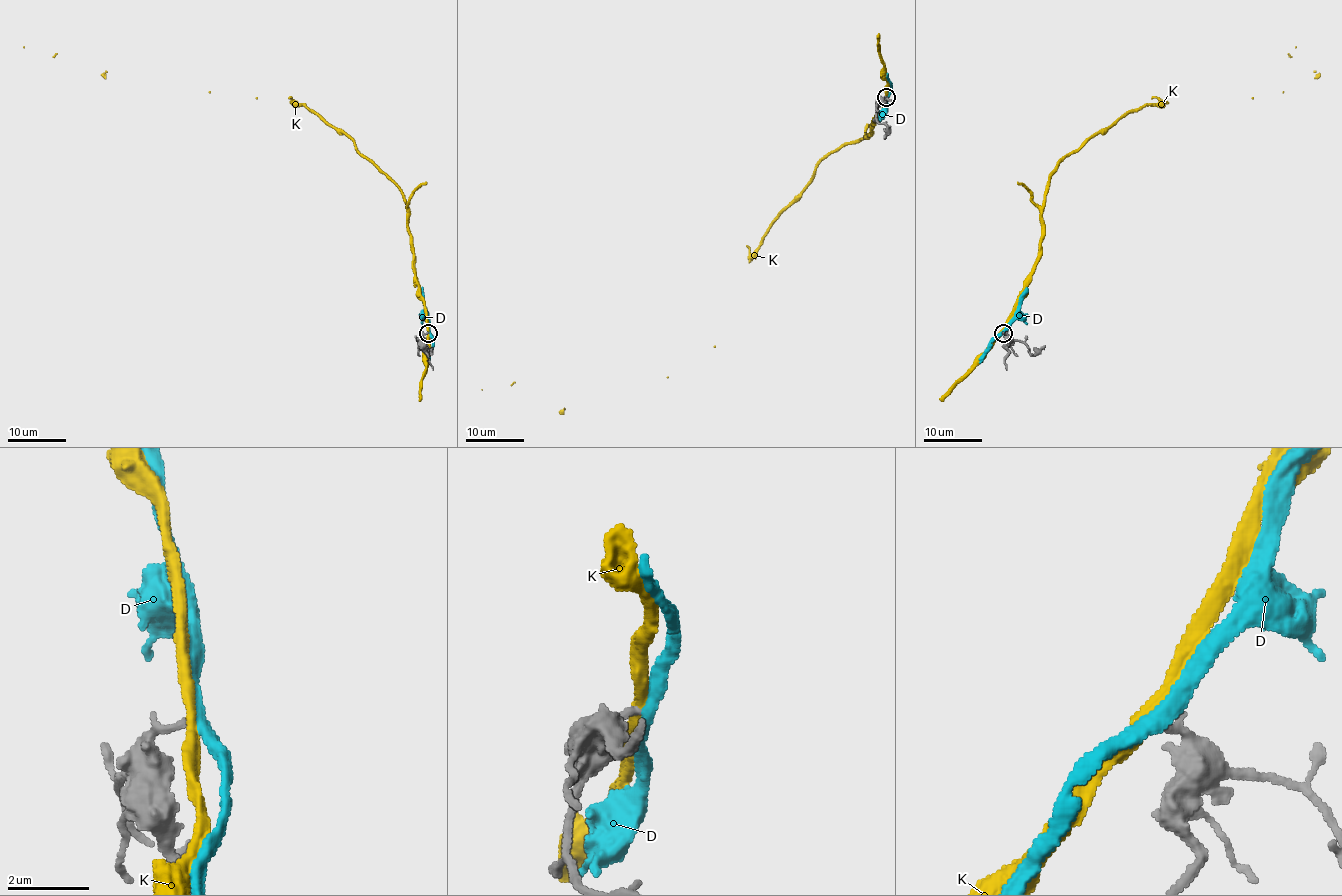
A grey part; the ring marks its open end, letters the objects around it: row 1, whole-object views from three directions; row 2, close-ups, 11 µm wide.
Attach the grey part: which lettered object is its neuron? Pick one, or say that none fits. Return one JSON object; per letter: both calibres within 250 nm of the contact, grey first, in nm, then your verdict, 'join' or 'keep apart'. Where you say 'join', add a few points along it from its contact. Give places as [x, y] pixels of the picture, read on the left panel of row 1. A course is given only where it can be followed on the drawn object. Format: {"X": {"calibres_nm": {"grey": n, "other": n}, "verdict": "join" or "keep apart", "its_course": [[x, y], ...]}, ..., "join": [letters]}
{"D": {"calibres_nm": {"grey": 120, "other": 360}, "verdict": "join", "its_course": [[429, 332], [421, 287]]}, "K": {"calibres_nm": {"grey": 120, "other": 360}, "verdict": "keep apart"}, "join": ["D"]}

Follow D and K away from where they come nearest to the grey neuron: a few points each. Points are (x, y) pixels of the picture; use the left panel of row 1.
D: (429, 332), (421, 287)
K: (427, 332), (402, 191), (358, 151), (351, 138), (304, 104), (209, 93), (24, 47)

